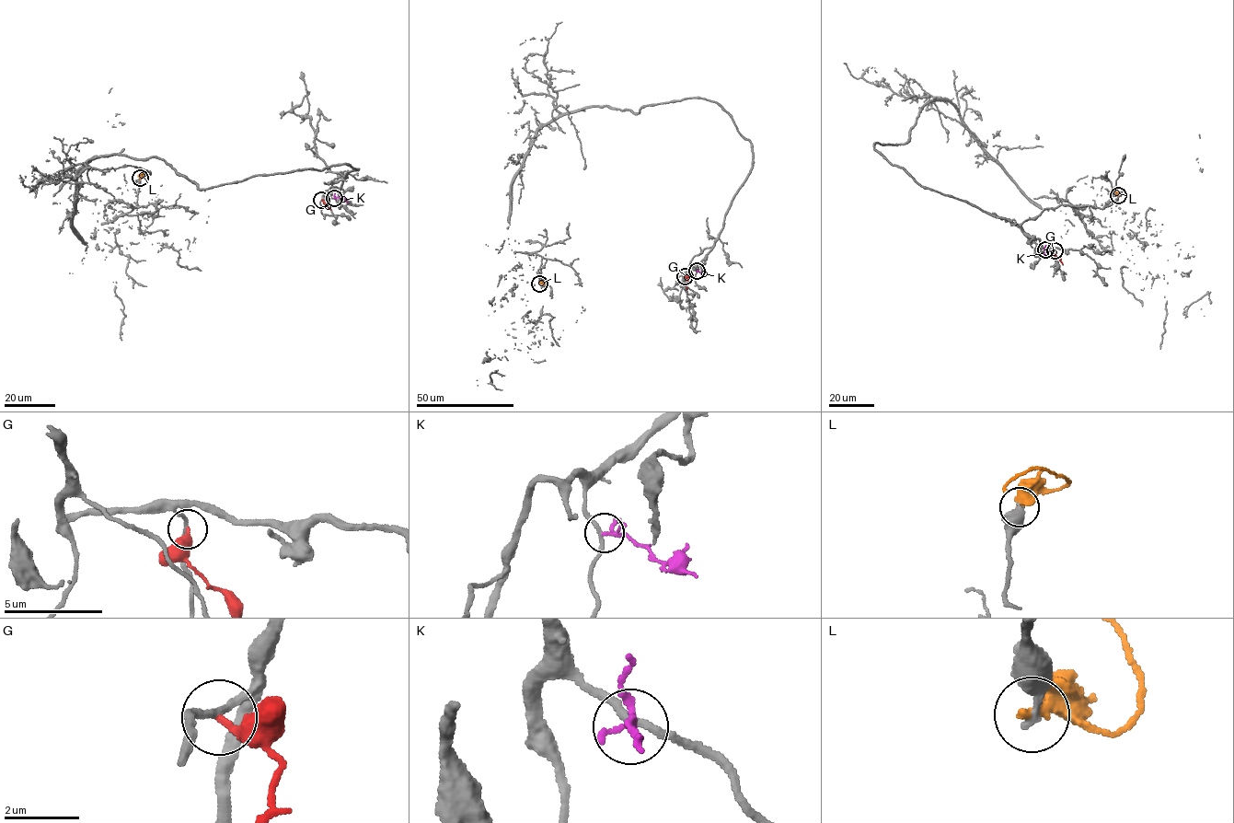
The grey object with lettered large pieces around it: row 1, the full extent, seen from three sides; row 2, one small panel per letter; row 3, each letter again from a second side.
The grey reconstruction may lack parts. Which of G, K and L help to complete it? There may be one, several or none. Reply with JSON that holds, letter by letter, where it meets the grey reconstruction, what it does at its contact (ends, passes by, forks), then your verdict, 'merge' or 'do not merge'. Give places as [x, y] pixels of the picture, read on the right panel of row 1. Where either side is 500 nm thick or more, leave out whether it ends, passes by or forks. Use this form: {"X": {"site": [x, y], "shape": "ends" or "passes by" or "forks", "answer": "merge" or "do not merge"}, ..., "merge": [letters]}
{"G": {"site": [1055, 250], "shape": "ends", "answer": "do not merge"}, "K": {"site": [1045, 249], "shape": "forks", "answer": "do not merge"}, "L": {"site": [1118, 195], "shape": "ends", "answer": "do not merge"}, "merge": []}

